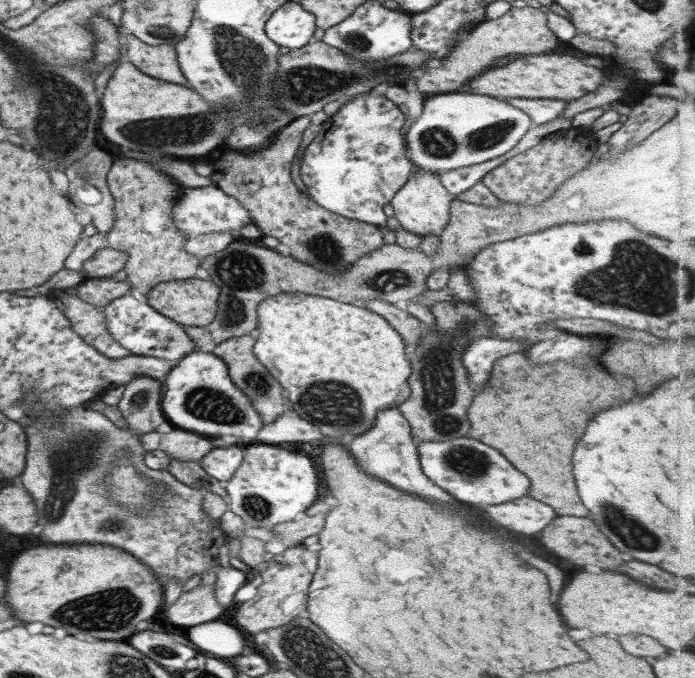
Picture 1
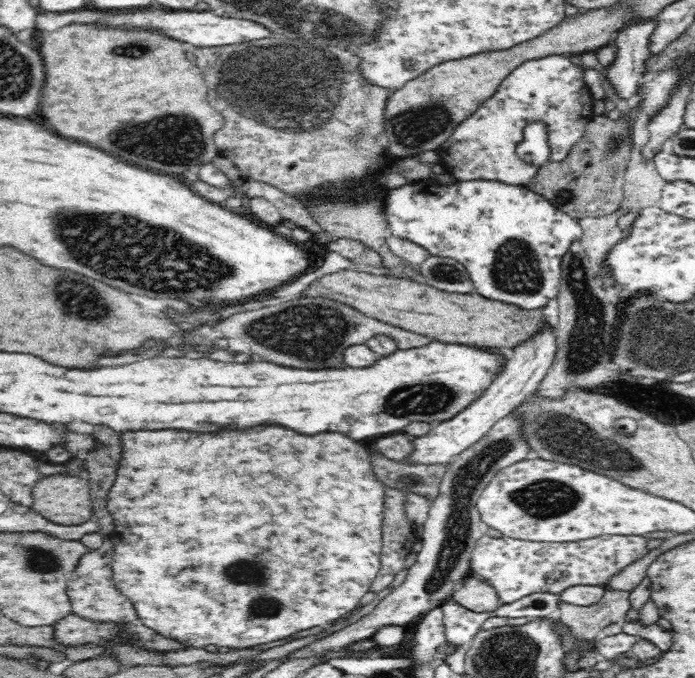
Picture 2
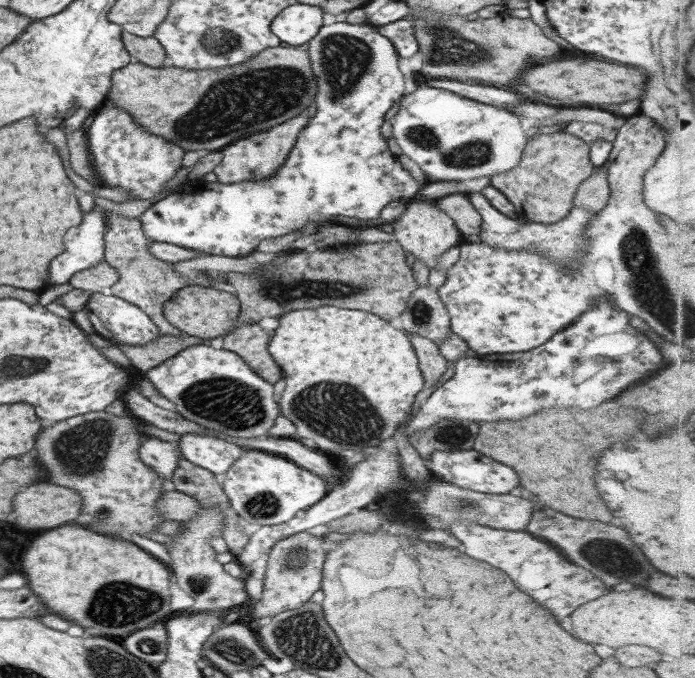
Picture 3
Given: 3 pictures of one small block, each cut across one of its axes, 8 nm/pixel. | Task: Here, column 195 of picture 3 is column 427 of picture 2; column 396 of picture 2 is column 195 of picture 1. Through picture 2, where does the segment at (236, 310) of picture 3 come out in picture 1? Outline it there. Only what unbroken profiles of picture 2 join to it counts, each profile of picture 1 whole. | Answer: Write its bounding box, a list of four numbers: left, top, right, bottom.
[147,277,220,326]

